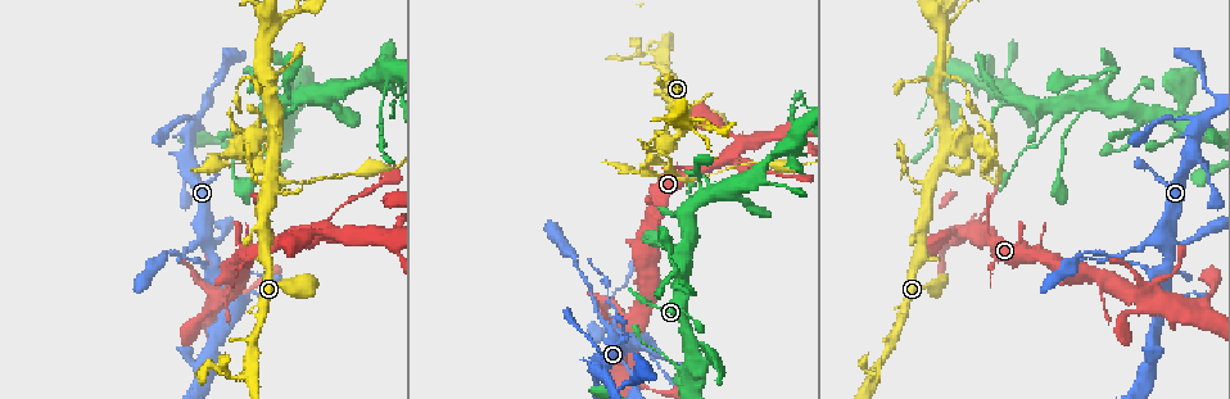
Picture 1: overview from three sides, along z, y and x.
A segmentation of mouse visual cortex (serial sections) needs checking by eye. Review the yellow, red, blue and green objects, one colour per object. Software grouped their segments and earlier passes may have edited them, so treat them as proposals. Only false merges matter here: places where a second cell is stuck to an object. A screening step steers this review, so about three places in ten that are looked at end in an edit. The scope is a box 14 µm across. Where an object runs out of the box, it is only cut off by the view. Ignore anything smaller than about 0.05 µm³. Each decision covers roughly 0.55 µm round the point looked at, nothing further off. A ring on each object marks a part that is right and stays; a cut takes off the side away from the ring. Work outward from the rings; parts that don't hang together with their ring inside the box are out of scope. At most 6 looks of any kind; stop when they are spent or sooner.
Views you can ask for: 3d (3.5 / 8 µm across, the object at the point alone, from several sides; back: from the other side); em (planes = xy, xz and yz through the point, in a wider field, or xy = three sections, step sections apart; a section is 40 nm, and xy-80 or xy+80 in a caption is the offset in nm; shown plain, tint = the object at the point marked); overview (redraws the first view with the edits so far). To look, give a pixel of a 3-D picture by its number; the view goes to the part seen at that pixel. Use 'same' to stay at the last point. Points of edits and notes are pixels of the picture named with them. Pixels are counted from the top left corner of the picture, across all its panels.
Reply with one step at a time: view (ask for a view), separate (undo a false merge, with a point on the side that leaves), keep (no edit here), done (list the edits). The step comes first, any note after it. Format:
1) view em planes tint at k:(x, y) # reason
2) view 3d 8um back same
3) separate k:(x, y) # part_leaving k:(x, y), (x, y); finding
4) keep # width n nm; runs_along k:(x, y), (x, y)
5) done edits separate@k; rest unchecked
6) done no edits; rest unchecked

view 3d 8um at 1:(980, 216) # calibre changes

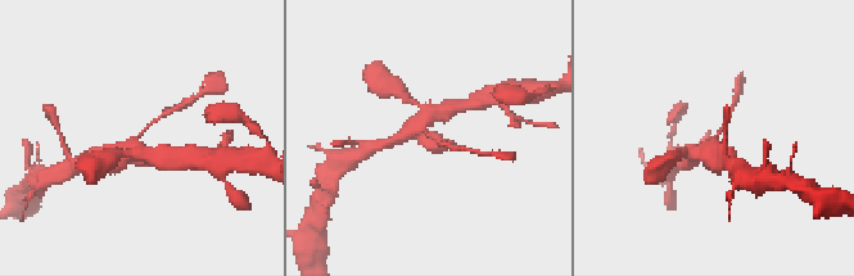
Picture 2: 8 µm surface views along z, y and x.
view em xy step 5 tint at 2:(140, 136) # arm_widths 150, 400 nm

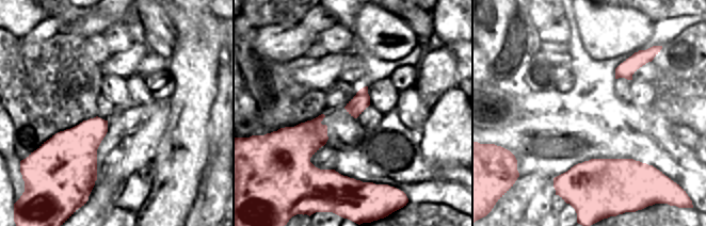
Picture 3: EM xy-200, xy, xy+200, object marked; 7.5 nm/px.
keep # width 140 nm; runs_along 2:(118, 154), (171, 111); continuous, no second cell

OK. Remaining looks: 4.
view em planes tint at 1:(389, 79) # arms part here

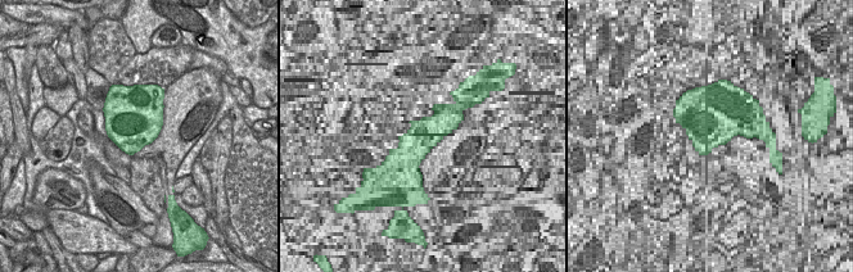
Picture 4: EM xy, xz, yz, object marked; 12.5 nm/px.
view 3d 3.5um same

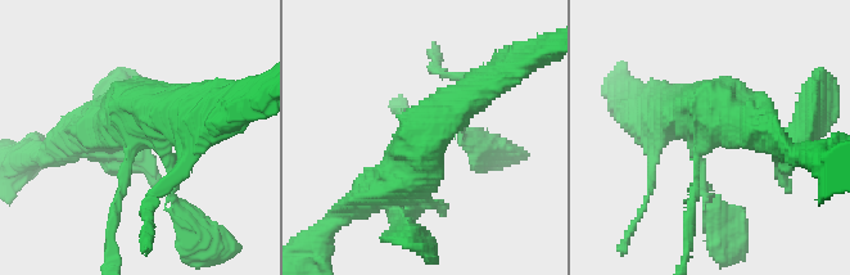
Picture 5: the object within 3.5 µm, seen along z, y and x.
keep # arms 4; runs_along 5:(362, 202), (473, 86); all the same cell

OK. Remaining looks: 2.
view 3d 8um at 1:(270, 16)

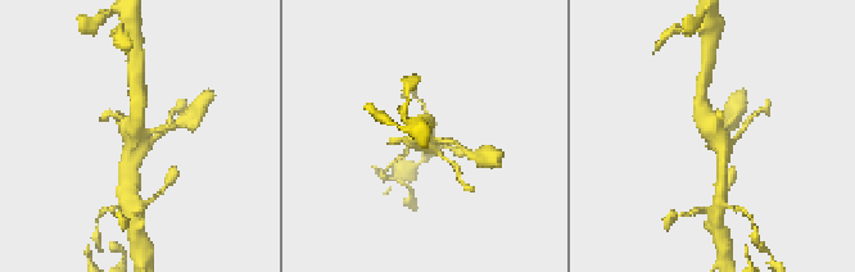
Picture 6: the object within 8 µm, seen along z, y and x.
view em xy step 5 tint at 6:(134, 134) # shape alone is not enough

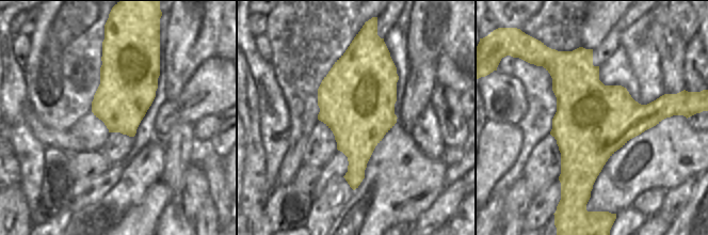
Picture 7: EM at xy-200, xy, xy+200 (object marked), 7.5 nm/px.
keep # runs_along 6:(722, 170), (722, 139), (695, 113); continuous, no second cell

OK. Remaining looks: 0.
done no edits; rest unchecked

